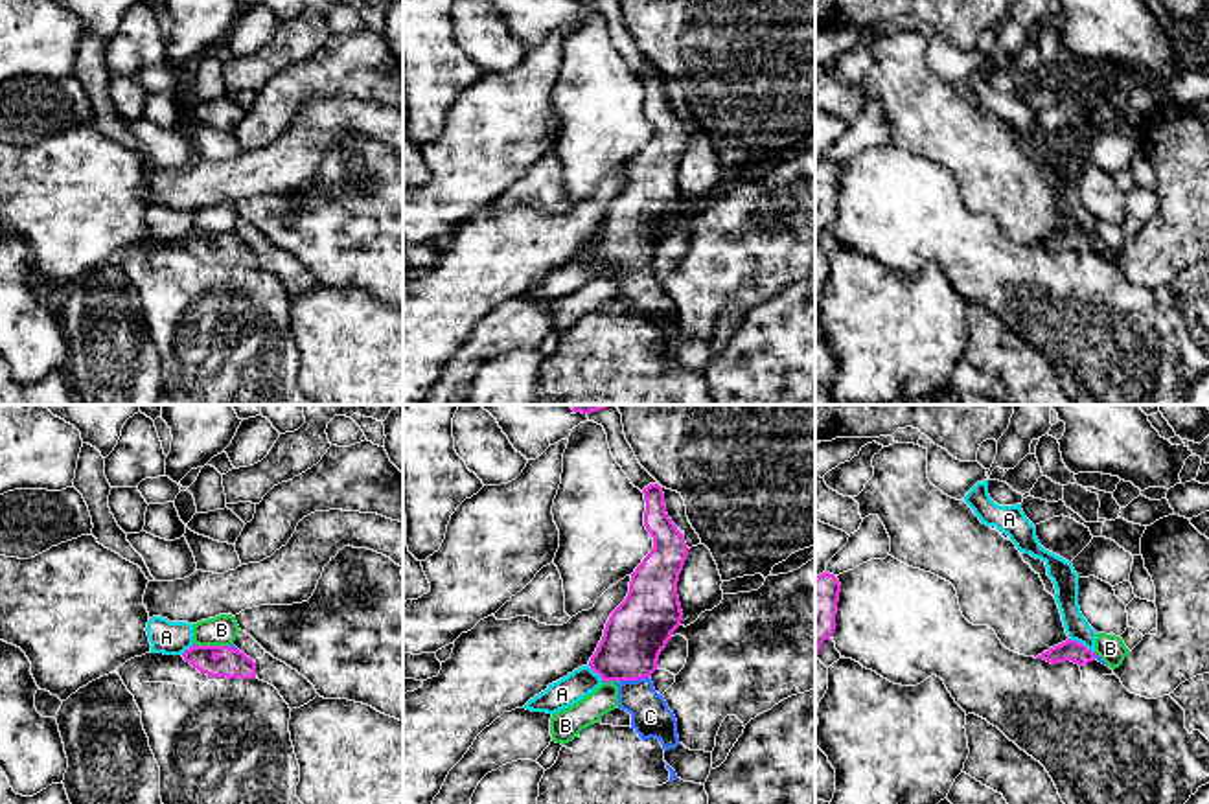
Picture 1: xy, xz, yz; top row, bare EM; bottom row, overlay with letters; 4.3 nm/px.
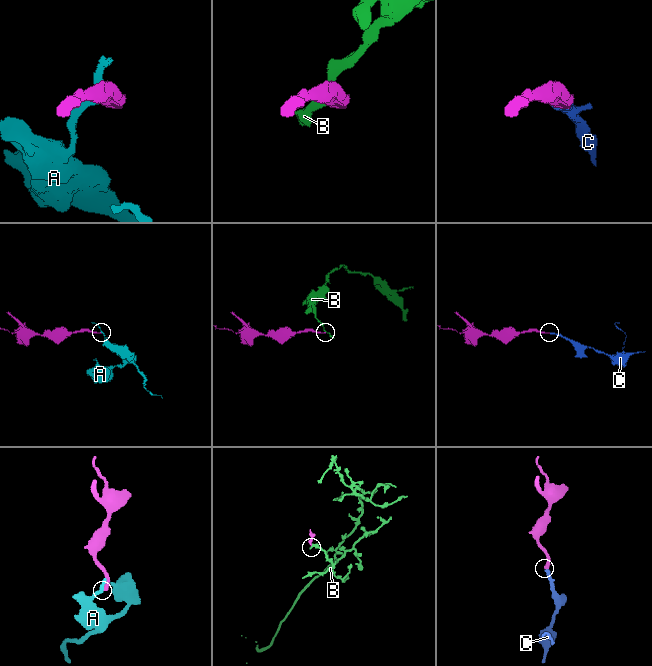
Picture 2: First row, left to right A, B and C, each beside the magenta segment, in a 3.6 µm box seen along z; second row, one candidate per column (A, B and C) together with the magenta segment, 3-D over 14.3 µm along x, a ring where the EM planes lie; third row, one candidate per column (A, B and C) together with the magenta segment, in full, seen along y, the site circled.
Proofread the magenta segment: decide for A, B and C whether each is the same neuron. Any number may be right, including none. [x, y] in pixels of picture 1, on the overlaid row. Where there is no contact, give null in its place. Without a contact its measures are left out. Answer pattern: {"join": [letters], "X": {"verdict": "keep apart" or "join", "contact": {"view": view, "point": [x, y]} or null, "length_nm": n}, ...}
{"join": ["C"], "A": {"verdict": "keep apart", "contact": {"view": "yz", "point": [1082, 644]}, "length_nm": 130}, "B": {"verdict": "keep apart", "contact": {"view": "xy", "point": [212, 646]}, "length_nm": 160}, "C": {"verdict": "join", "contact": {"view": "xz", "point": [633, 679]}, "length_nm": 130}}

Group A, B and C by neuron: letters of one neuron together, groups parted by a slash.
A / B / C

